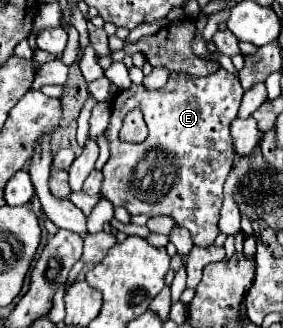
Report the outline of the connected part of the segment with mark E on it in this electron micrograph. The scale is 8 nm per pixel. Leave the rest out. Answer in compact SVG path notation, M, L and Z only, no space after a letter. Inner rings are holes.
M223 68L209 76L171 72L167 84L159 90L147 90L143 84L131 84L127 90L119 90L111 102L111 120L105 130L111 156L103 166L103 196L113 206L123 206L129 214L171 216L173 220L177 220L177 226L183 226L191 232L195 246L211 246L219 234L217 222L223 202L223 184L233 164L233 140L229 134L229 124L233 122L233 118L237 118L241 98L243 88L239 84L239 78ZM135 106L139 106L143 112L149 136L145 142L127 144L119 140L119 130L125 114L131 112Z

